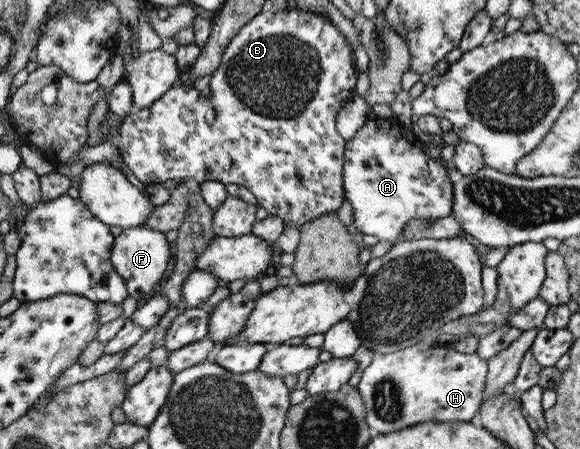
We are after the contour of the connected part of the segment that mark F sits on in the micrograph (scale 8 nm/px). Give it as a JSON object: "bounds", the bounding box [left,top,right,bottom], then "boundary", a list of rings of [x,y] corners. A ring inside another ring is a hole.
{"bounds":[111,226,171,301],"boundary":[[[142,226],[123,229],[121,234],[115,237],[111,249],[111,264],[125,281],[128,296],[132,296],[137,301],[154,294],[155,286],[162,284],[165,280],[165,272],[169,268],[169,260],[171,260],[170,243],[165,233]]]}

